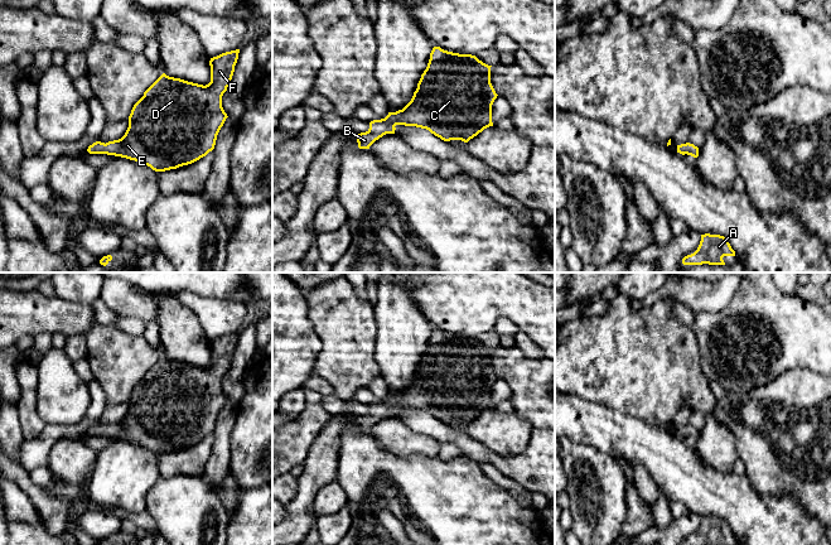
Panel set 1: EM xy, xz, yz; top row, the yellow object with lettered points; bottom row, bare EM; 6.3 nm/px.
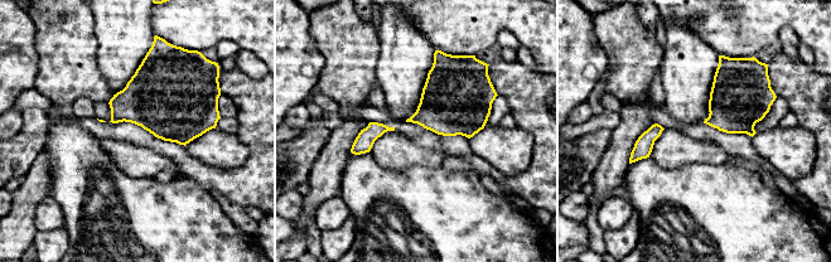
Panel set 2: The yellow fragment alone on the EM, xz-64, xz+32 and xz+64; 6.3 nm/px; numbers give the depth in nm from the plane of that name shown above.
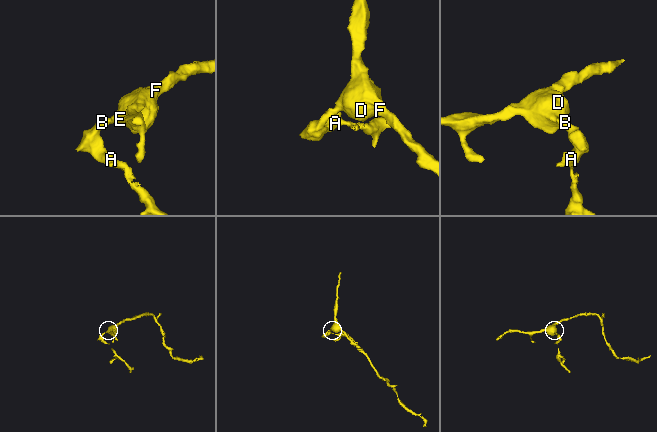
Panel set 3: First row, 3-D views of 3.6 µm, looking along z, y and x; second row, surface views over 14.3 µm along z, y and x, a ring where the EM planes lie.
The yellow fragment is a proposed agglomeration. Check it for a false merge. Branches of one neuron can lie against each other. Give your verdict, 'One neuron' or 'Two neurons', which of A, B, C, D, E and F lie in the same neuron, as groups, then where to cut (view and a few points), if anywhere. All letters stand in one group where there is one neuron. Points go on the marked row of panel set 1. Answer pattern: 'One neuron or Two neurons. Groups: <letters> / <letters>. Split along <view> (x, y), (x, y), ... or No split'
One neuron. Groups: A B C D E F. No split

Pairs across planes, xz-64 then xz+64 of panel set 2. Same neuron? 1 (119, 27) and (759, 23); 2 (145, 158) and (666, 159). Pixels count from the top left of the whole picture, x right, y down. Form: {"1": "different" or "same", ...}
{"1": "different", "2": "same"}

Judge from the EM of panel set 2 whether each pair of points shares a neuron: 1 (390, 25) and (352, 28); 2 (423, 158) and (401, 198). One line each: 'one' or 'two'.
1: two
2: two

